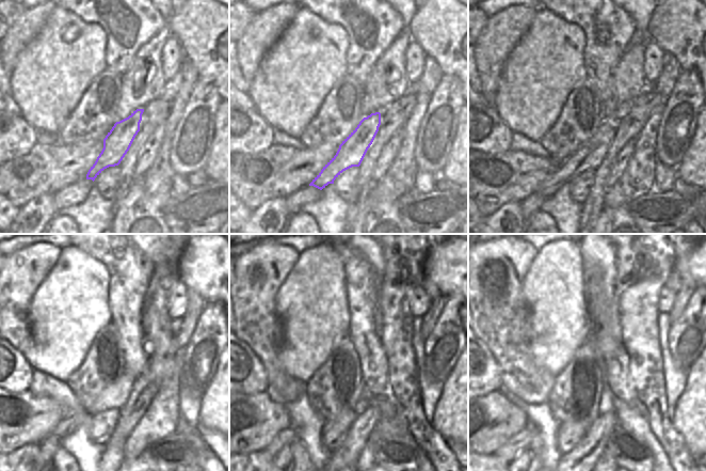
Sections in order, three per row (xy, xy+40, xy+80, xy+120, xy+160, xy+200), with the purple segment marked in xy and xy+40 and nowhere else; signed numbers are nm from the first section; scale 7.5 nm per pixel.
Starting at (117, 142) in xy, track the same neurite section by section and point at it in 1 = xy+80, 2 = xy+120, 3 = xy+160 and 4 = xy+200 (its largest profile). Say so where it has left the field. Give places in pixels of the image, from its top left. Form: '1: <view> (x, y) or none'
1: xy+80 (591, 154)
2: xy+120 (114, 396)
3: xy+160 (284, 438)
4: xy+200 (523, 439)

